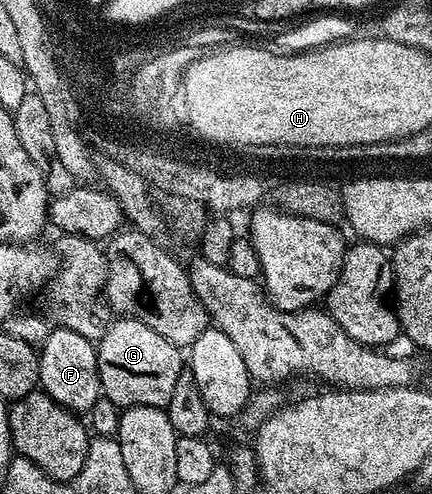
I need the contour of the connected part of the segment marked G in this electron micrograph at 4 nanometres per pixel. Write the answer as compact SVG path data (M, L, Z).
M118 318L97 341L98 377L102 383L102 396L117 404L119 409L136 406L165 408L172 398L172 390L184 371L184 356L179 345L160 338L152 326L129 318Z

